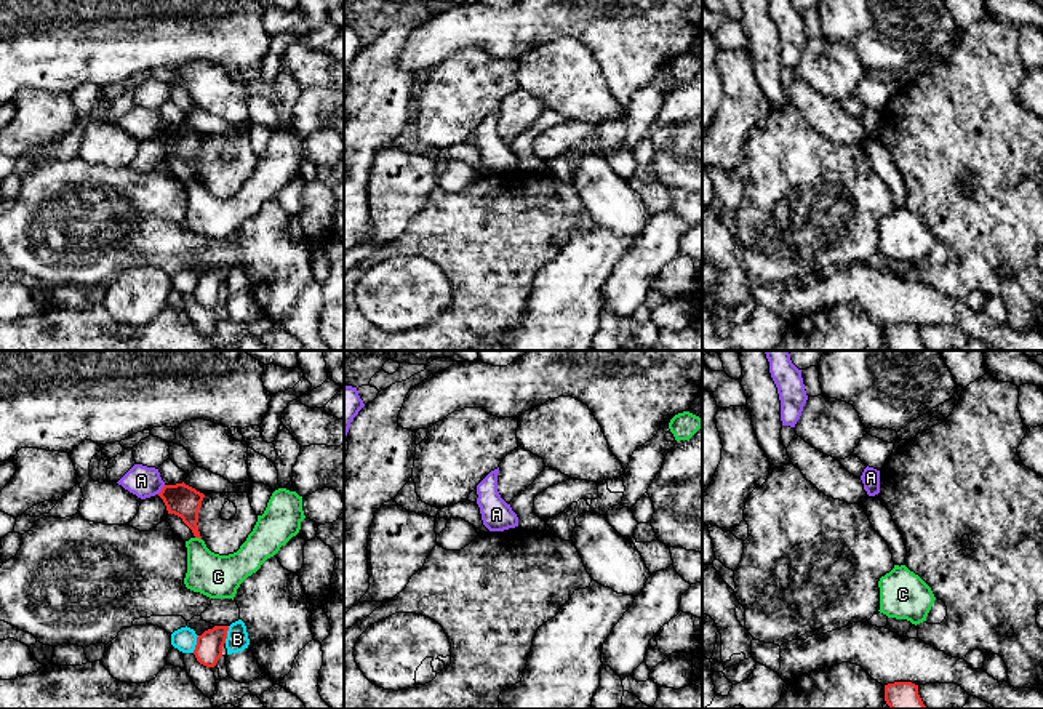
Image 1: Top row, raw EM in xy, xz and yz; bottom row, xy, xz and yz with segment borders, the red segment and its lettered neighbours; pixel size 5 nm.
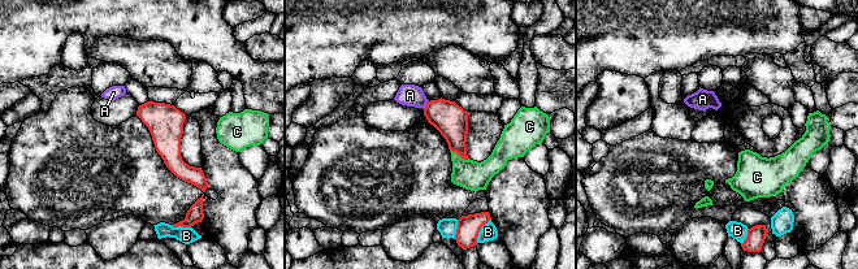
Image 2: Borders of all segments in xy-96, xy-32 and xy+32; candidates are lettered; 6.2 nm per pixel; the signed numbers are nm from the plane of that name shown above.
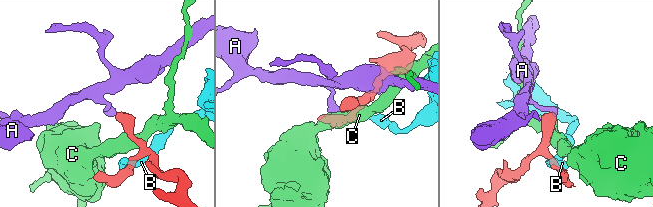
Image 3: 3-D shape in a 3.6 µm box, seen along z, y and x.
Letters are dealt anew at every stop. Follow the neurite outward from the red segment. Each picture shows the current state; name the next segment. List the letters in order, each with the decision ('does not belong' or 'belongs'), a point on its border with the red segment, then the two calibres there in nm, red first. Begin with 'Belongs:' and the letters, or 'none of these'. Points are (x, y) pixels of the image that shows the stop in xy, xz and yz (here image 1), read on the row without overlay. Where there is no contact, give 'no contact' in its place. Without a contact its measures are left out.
Belongs: none of these
A: does not belong; meets red in xy at (162, 132); 160 nm thick on the red side, 160 nm on the other
B: does not belong; meets red in xy at (226, 276); 140 nm thick on the red side, 110 nm on the other
C: does not belong; meets red in xy at (199, 178); 160 nm thick on the red side, 220 nm on the other

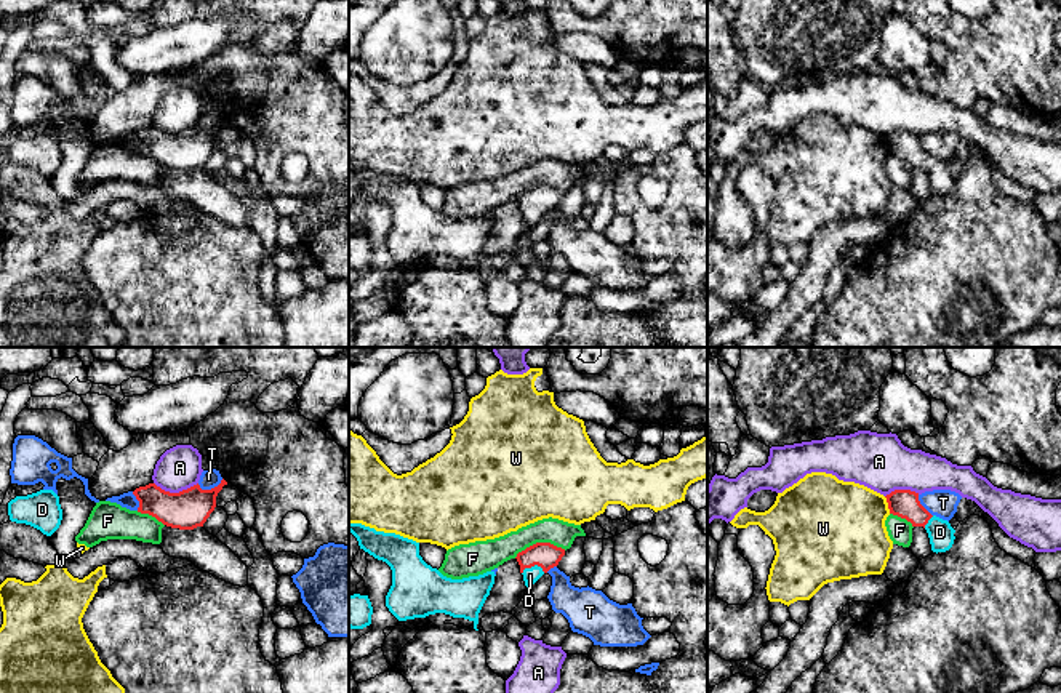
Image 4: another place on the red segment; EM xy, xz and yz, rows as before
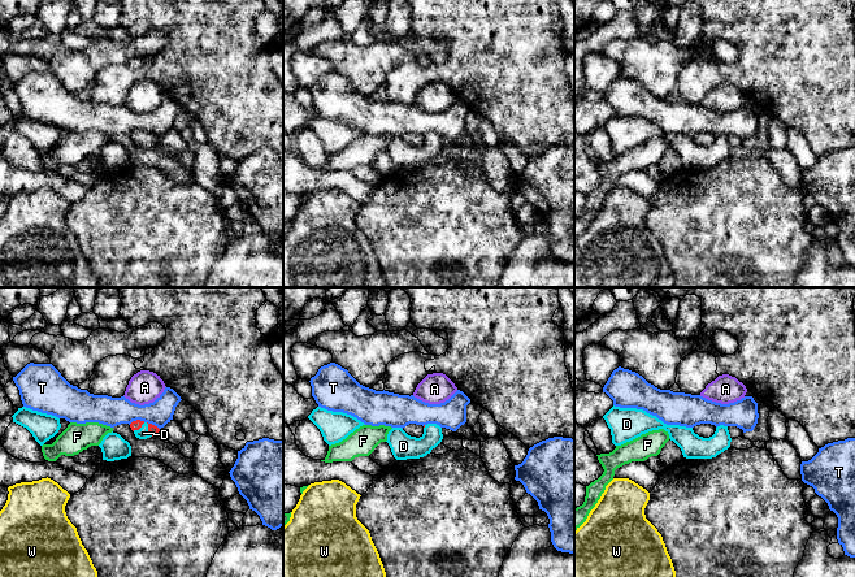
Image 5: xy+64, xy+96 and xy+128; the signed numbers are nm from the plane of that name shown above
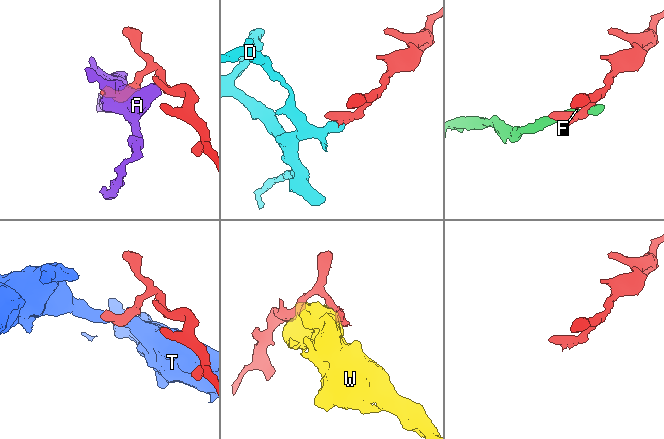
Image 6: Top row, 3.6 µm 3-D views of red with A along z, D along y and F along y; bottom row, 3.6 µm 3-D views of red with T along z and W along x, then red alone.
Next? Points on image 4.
Belongs: D
A: does not belong; meets red in xy at (176, 135); 200 nm thick on the red side, 220 nm on the other
D: belongs; meets red in xz at (533, 207); 130 nm thick on the red side, 80 nm on the other
F: does not belong; meets red in xz at (540, 184); 130 nm thick on the red side, 140 nm on the other
T: does not belong; meets red in xy at (212, 130); 200 nm thick on the red side, 90 nm on the other
W: does not belong; meets red in yz at (888, 146); 140 nm thick on the red side, 420 nm on the other

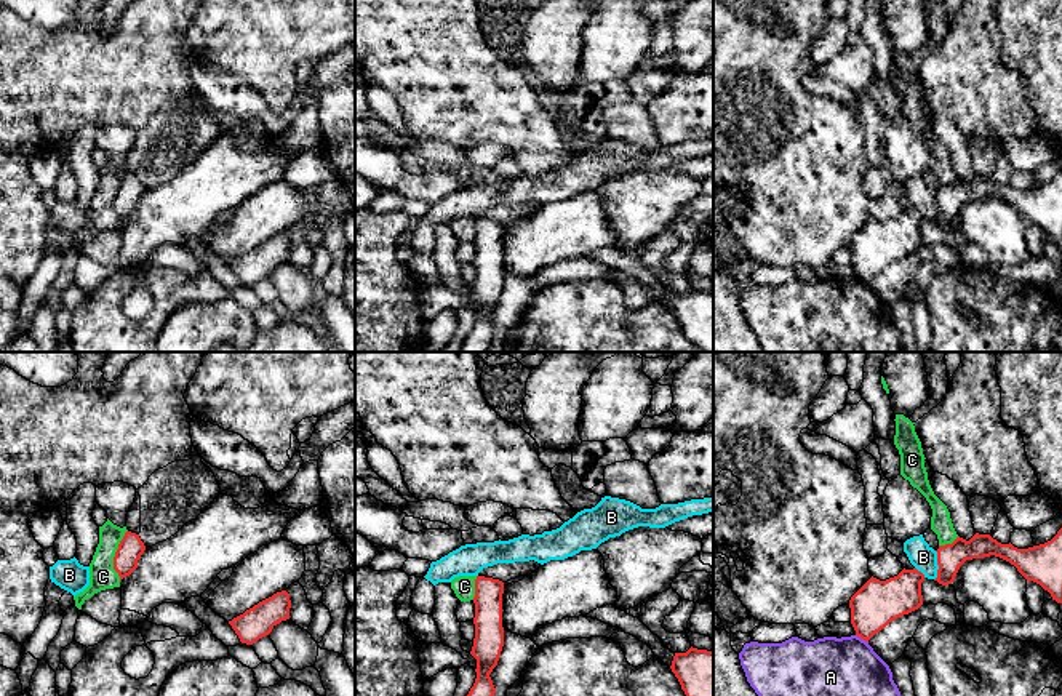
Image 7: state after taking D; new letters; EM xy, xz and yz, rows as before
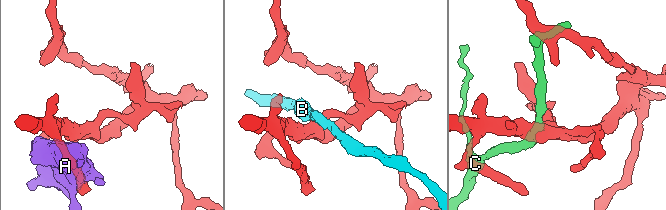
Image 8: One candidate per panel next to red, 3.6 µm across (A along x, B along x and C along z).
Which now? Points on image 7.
Belongs: none of these
A: does not belong; meets red in yz at (862, 280); 220 nm thick on the red side, 460 nm on the other
B: does not belong; meets red in yz at (938, 205); 140 nm thick on the red side, 130 nm on the other
C: does not belong; meets red in xy at (115, 197); 130 nm thick on the red side, 130 nm on the other

